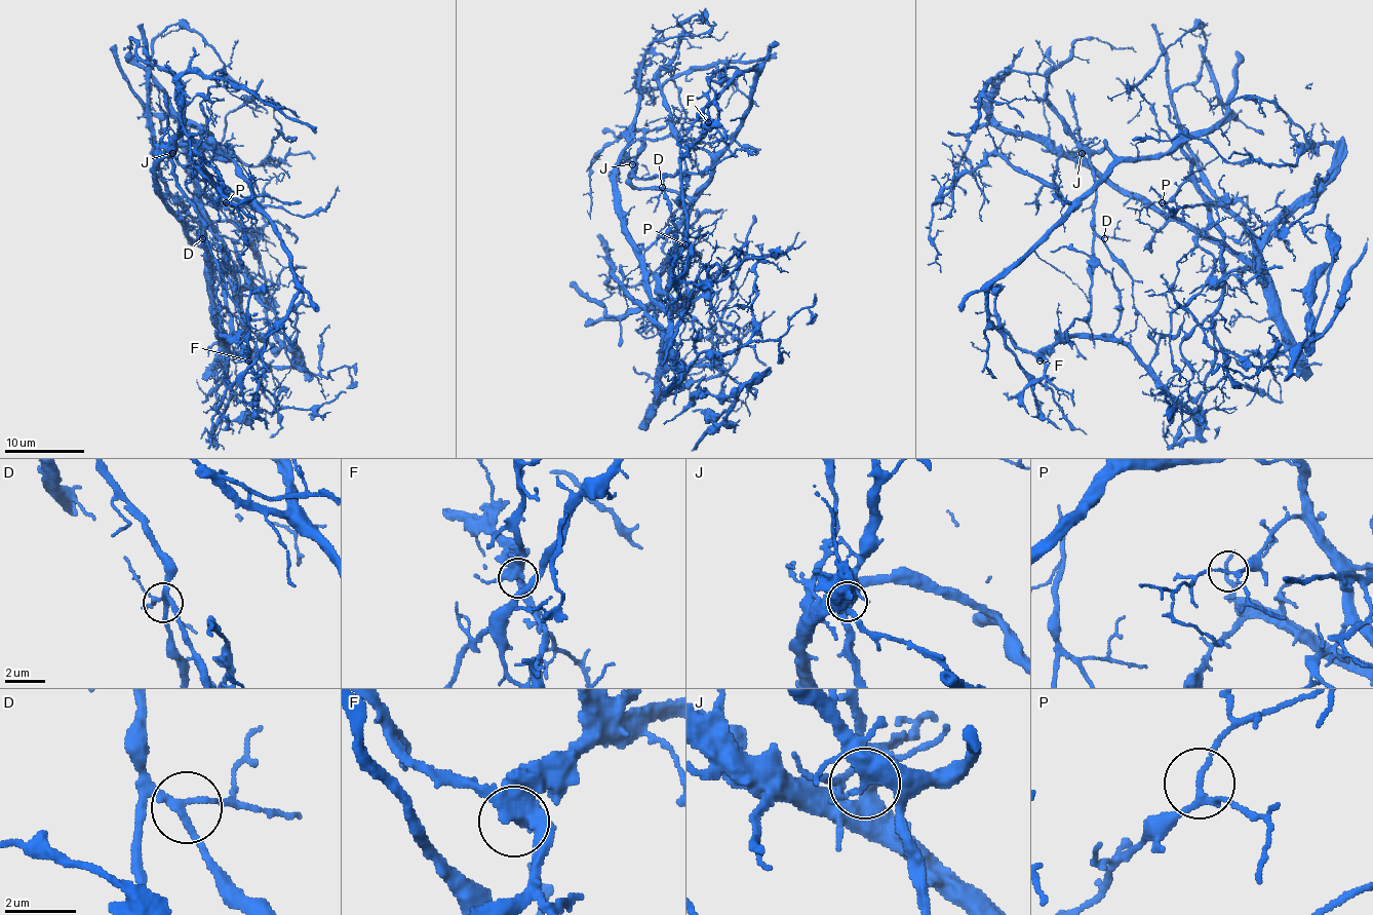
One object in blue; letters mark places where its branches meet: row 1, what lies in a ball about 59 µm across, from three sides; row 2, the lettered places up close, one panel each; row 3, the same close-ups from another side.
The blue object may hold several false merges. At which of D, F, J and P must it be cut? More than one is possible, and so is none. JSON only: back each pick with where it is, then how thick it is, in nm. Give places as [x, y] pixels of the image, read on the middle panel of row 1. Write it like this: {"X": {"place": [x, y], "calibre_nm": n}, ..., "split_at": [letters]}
{"J": {"place": [632, 164], "calibre_nm": 380}, "split_at": ["J"]}

